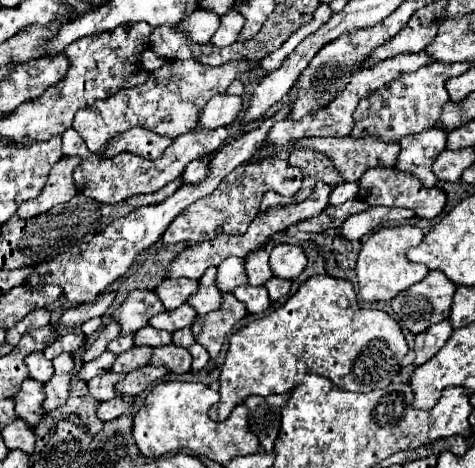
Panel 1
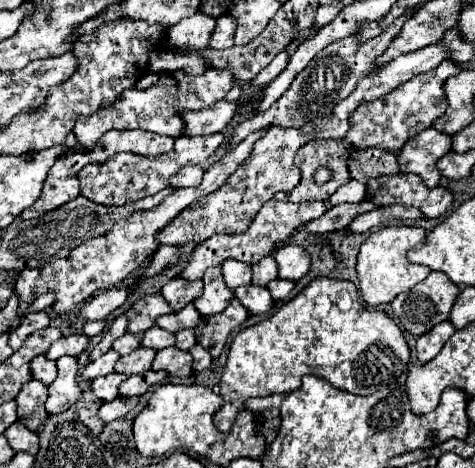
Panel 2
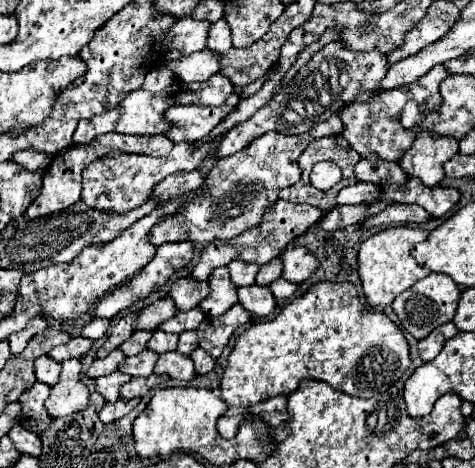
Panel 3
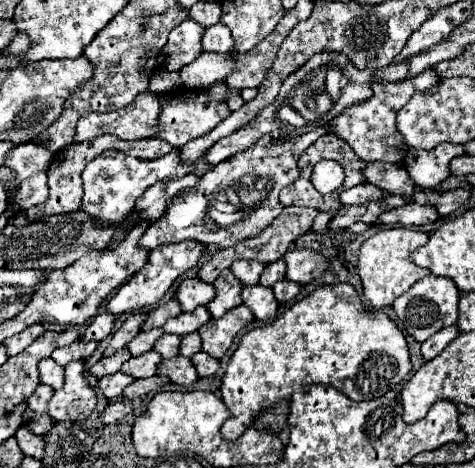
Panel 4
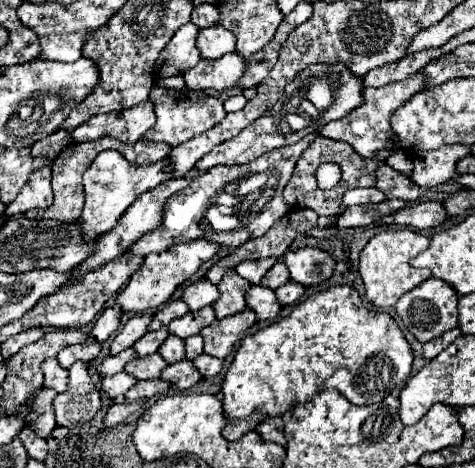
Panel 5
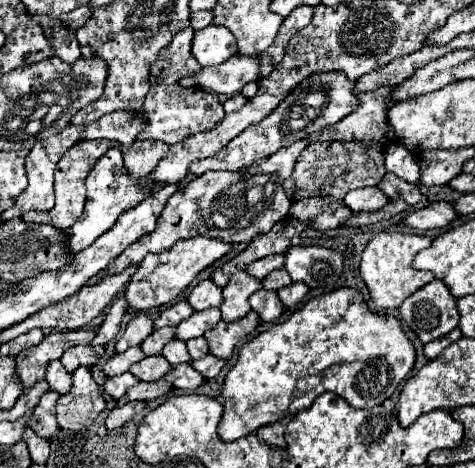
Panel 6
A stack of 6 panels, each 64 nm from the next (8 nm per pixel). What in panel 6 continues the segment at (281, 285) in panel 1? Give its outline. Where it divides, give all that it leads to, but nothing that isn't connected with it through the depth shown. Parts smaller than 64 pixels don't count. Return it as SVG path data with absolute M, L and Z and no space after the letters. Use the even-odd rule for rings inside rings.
M294 282L294 284L286 286L286 288L280 288L280 290L278 290L278 296L280 296L282 304L284 304L286 308L290 308L290 306L298 304L298 302L306 296L306 292L308 292L308 286L306 286L306 284Z

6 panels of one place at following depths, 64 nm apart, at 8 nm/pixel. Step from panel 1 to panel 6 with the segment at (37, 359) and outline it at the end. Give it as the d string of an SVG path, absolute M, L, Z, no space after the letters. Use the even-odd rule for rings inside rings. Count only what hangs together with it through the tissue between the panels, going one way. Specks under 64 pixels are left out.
M52 360L52 364L48 364L48 368L46 368L46 382L48 382L50 390L56 390L60 394L68 394L70 388L72 388L70 374L60 364L60 360Z

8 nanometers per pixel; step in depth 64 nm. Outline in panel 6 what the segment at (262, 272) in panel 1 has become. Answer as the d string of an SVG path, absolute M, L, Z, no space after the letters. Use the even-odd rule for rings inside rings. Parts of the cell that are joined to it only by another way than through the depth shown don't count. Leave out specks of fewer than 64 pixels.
M280 268L280 270L276 270L276 272L270 272L270 274L262 280L262 286L264 286L266 290L280 290L280 288L284 288L284 286L288 286L288 284L292 284L292 280L290 280L290 276L288 276L288 272L286 272L284 268Z

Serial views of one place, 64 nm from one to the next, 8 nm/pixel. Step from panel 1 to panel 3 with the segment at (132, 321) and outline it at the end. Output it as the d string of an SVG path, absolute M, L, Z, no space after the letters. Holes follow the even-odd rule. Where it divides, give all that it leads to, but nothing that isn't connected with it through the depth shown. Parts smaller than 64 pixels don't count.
M160 298L136 312L136 330L156 330L164 320L176 314L176 306L170 298Z

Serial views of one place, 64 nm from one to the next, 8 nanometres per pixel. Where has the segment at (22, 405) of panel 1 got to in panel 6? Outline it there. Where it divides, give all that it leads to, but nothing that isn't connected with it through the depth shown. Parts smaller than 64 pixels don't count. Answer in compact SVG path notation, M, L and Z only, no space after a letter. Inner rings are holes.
M44 392L44 396L40 398L38 406L34 408L30 420L28 420L28 428L32 428L38 436L42 438L52 438L58 432L58 422L56 422L56 400L58 400L58 392Z

